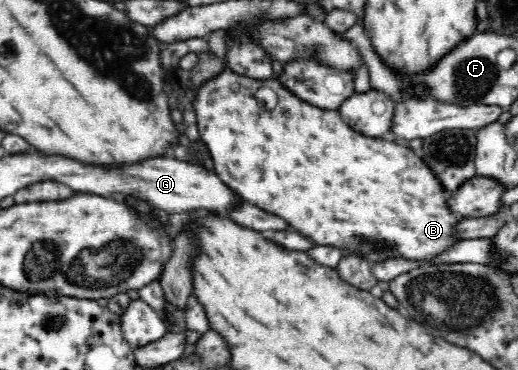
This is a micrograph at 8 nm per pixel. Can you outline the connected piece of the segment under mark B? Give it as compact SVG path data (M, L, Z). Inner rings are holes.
M224 70L221 74L207 80L199 86L193 107L197 117L197 126L200 133L200 139L207 145L214 166L214 171L218 177L233 191L246 202L261 208L261 210L273 214L275 217L283 218L283 221L289 225L290 230L296 231L297 234L312 240L315 246L335 246L341 248L343 254L359 254L367 259L369 263L379 263L389 260L389 258L403 258L405 261L417 261L419 263L431 263L435 261L445 250L449 250L453 244L459 242L458 225L464 216L456 214L449 207L448 200L451 193L443 187L441 179L435 175L435 172L425 164L409 145L399 146L395 142L387 142L383 138L367 138L355 130L351 130L347 124L343 124L341 116L335 110L317 110L317 106L309 106L307 102L301 102L295 94L291 94L277 78L269 80L257 80L245 75L234 73L233 71ZM259 88L271 88L277 92L277 106L275 110L261 110L257 106L255 92Z

